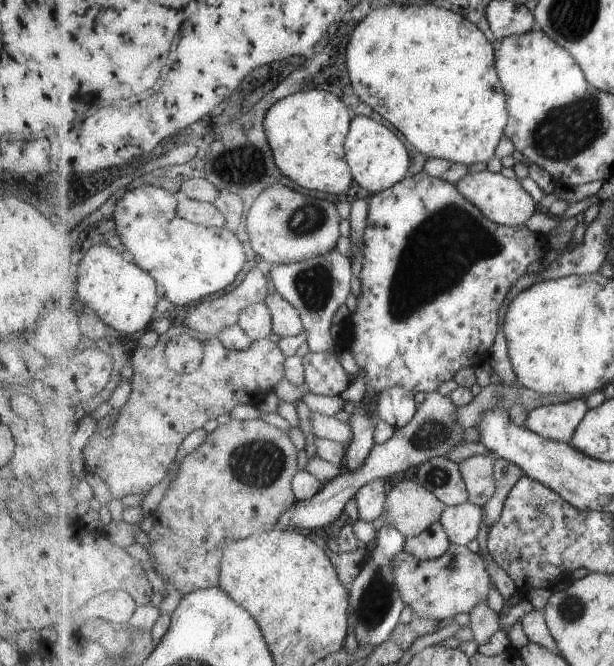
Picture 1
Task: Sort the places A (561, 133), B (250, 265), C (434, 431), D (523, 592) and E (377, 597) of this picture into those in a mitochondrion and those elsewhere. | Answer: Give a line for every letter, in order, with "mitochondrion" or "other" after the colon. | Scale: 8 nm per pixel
A: mitochondrion
B: other
C: mitochondrion
D: other
E: mitochondrion

